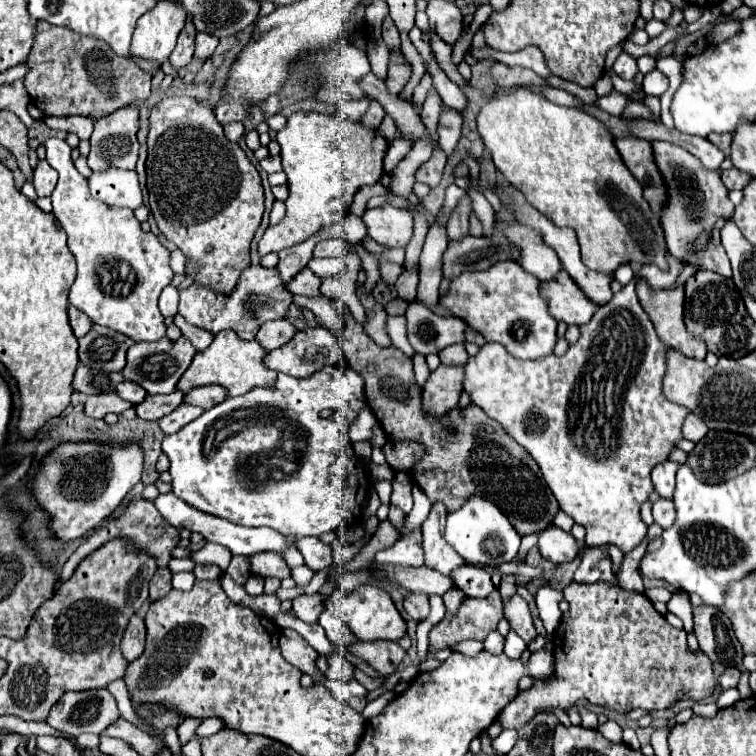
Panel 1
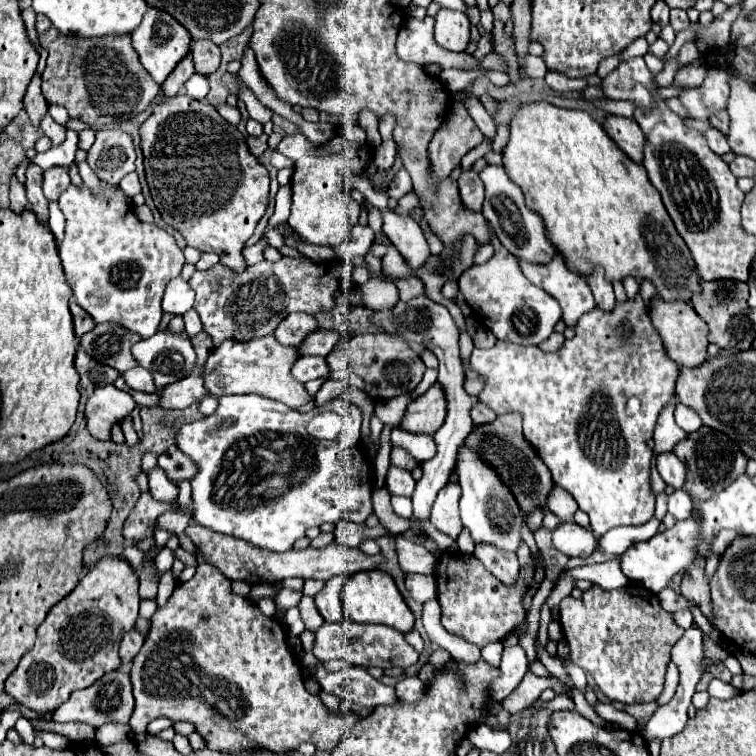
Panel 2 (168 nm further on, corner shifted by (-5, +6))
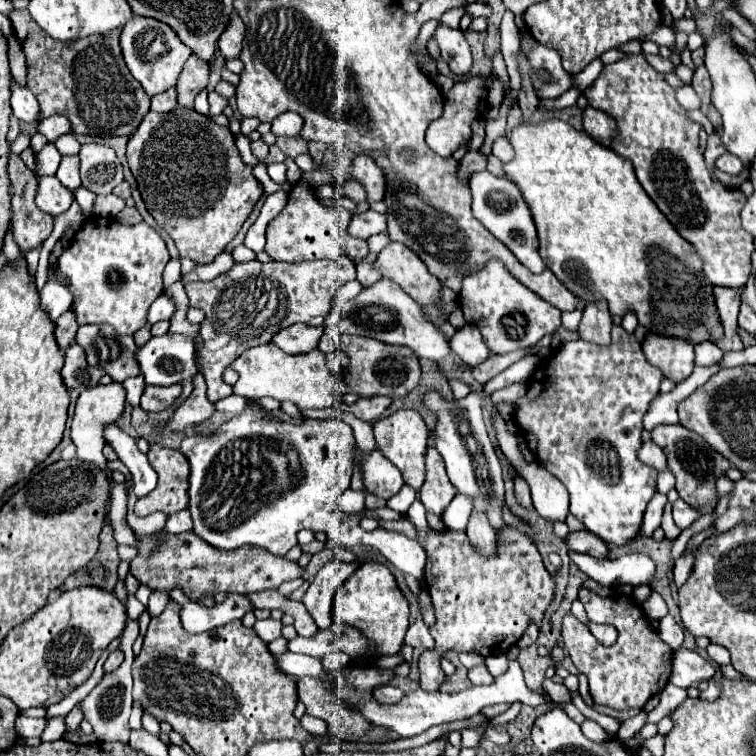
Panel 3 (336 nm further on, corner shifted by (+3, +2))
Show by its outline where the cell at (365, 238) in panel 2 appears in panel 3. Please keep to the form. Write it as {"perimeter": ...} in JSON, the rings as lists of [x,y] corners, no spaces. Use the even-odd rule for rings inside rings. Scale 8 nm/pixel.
{"perimeter":[[[366,210],[364,214],[358,214],[352,218],[348,232],[356,238],[370,238],[372,234],[386,232],[386,218],[374,210]]]}

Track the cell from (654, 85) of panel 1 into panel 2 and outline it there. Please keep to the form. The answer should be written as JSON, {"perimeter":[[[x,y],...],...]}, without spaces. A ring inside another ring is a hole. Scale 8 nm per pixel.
{"perimeter":[[[694,40],[686,42],[686,44],[680,48],[680,52],[678,52],[678,64],[680,64],[680,66],[692,64],[692,62],[698,60],[698,58],[700,58],[700,54],[698,54],[698,50],[696,50],[696,46],[694,46]]]}

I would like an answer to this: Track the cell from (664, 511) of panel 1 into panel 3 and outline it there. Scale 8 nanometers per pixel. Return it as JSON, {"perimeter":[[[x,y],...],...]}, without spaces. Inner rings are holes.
{"perimeter":[[[676,500],[672,504],[672,514],[674,514],[674,522],[680,530],[686,530],[700,518],[700,512],[694,506],[688,506],[684,500]]]}

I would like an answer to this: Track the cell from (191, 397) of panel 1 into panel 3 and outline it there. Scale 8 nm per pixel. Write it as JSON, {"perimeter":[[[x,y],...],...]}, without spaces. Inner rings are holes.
{"perimeter":[[[172,384],[172,386],[146,386],[140,406],[142,410],[148,412],[160,412],[166,410],[168,406],[174,404],[174,400],[180,396],[182,386],[180,384]]]}

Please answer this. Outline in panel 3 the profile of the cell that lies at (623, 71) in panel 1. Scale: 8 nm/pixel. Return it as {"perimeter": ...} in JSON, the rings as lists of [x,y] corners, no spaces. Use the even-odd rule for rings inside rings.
{"perimeter":[[[624,54],[618,62],[604,66],[594,84],[584,92],[590,106],[610,114],[616,120],[618,136],[612,140],[610,148],[634,164],[636,178],[646,194],[656,202],[660,212],[672,222],[680,236],[694,244],[704,260],[704,274],[708,280],[714,286],[740,288],[748,282],[748,274],[752,272],[750,254],[754,252],[754,238],[740,224],[740,210],[744,208],[746,196],[738,188],[730,190],[712,182],[704,156],[698,148],[698,134],[702,126],[686,116],[686,110],[678,104],[674,94],[674,88],[646,62],[644,54]]]}

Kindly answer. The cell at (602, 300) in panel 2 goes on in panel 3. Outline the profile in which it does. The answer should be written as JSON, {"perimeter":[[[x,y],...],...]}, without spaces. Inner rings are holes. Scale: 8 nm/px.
{"perimeter":[[[604,300],[588,304],[584,308],[582,322],[578,326],[578,332],[584,340],[596,342],[596,344],[608,344],[610,342],[610,330],[612,330],[612,318],[608,312],[608,306]]]}

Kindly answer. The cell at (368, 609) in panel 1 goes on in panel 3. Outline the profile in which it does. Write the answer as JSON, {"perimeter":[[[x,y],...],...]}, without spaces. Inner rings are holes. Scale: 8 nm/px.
{"perimeter":[[[364,562],[360,568],[336,590],[332,606],[334,622],[340,626],[356,626],[376,646],[368,658],[388,656],[400,652],[404,634],[408,630],[408,600],[400,592],[392,572],[378,562]]]}

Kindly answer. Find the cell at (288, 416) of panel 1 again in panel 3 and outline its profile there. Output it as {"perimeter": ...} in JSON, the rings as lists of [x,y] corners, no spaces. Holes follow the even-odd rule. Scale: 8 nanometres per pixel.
{"perimeter":[[[252,404],[250,410],[224,422],[210,436],[186,438],[180,452],[190,462],[190,514],[194,520],[194,534],[220,550],[254,546],[268,550],[274,556],[286,556],[286,552],[296,546],[296,534],[306,528],[312,532],[326,532],[344,548],[360,544],[378,548],[398,570],[422,578],[426,552],[416,540],[410,540],[400,532],[382,528],[366,532],[360,528],[358,514],[344,516],[338,512],[338,498],[350,488],[354,470],[352,448],[352,428],[342,420],[306,420],[302,426],[294,426],[270,418],[258,404]]]}

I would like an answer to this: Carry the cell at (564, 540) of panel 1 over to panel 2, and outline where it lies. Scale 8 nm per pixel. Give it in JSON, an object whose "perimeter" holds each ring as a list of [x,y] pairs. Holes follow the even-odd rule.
{"perimeter":[[[562,522],[552,532],[552,542],[562,554],[582,556],[582,558],[588,558],[598,546],[598,540],[594,538],[594,534],[578,526],[576,522]]]}

